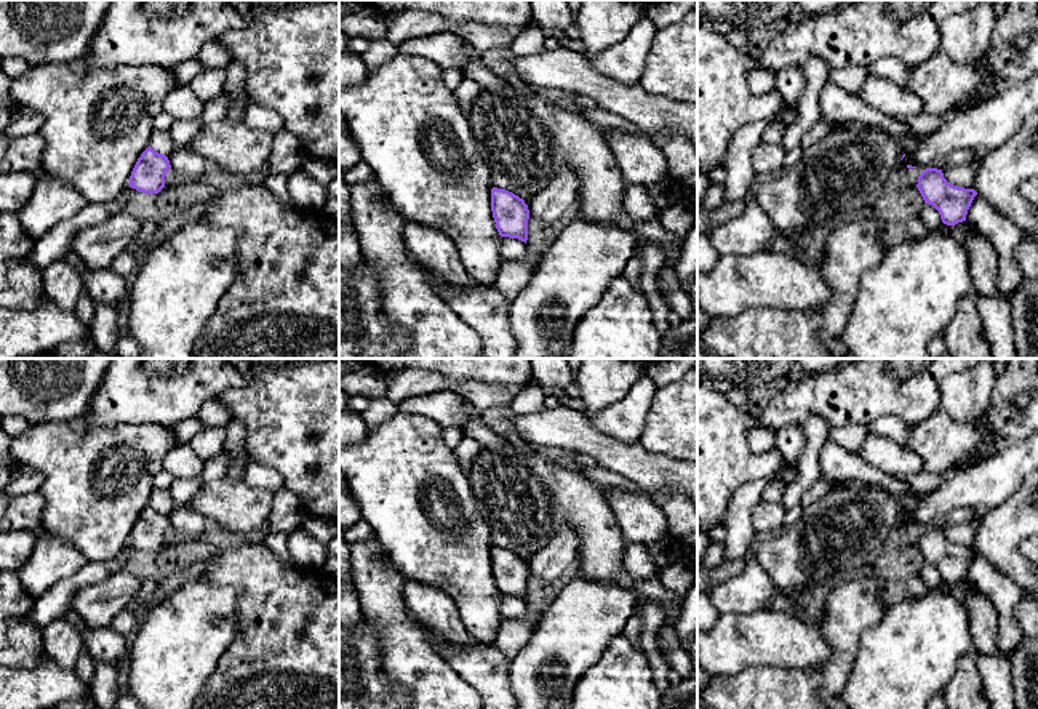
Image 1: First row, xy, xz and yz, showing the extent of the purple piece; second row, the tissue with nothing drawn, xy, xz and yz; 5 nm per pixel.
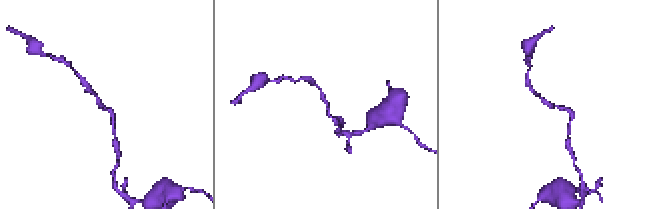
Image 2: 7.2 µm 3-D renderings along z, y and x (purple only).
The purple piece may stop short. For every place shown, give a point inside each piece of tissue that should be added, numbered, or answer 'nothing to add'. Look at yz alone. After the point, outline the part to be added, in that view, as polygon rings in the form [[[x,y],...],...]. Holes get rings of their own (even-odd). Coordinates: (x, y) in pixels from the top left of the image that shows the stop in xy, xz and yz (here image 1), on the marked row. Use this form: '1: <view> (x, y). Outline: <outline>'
nothing to add

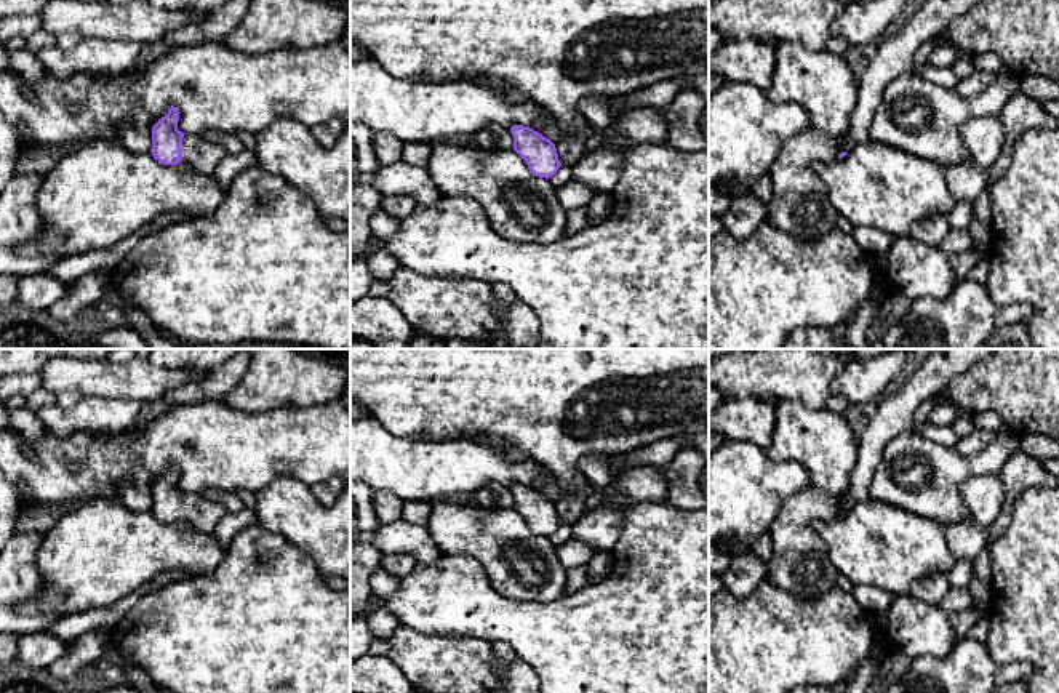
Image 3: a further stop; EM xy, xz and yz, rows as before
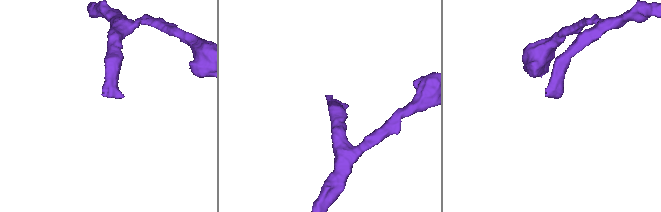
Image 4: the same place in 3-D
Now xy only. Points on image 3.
1: xy (199, 154). Outline: [[[184,134],[181,152],[182,157],[178,165],[184,165],[205,176],[211,176],[226,155],[219,144],[203,134]]]

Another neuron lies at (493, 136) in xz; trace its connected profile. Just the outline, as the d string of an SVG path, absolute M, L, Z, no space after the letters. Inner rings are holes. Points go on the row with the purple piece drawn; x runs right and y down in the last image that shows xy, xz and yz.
M486 125L475 136L475 144L486 150L512 150L514 149L514 136L510 130L501 125Z

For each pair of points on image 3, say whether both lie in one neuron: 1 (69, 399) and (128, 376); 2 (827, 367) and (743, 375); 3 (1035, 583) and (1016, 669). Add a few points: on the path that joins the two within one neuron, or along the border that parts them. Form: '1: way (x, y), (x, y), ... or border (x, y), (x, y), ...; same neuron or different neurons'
1: border (56, 394), (77, 391), (82, 396); different neurons
2: way (807, 372), (763, 373); same neuron
3: border (986, 644), (997, 663), (1029, 663), (1034, 672); different neurons

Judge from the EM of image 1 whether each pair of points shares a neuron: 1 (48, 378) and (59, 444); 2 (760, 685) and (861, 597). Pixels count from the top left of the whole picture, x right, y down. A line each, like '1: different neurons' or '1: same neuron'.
1: different neurons
2: same neuron

